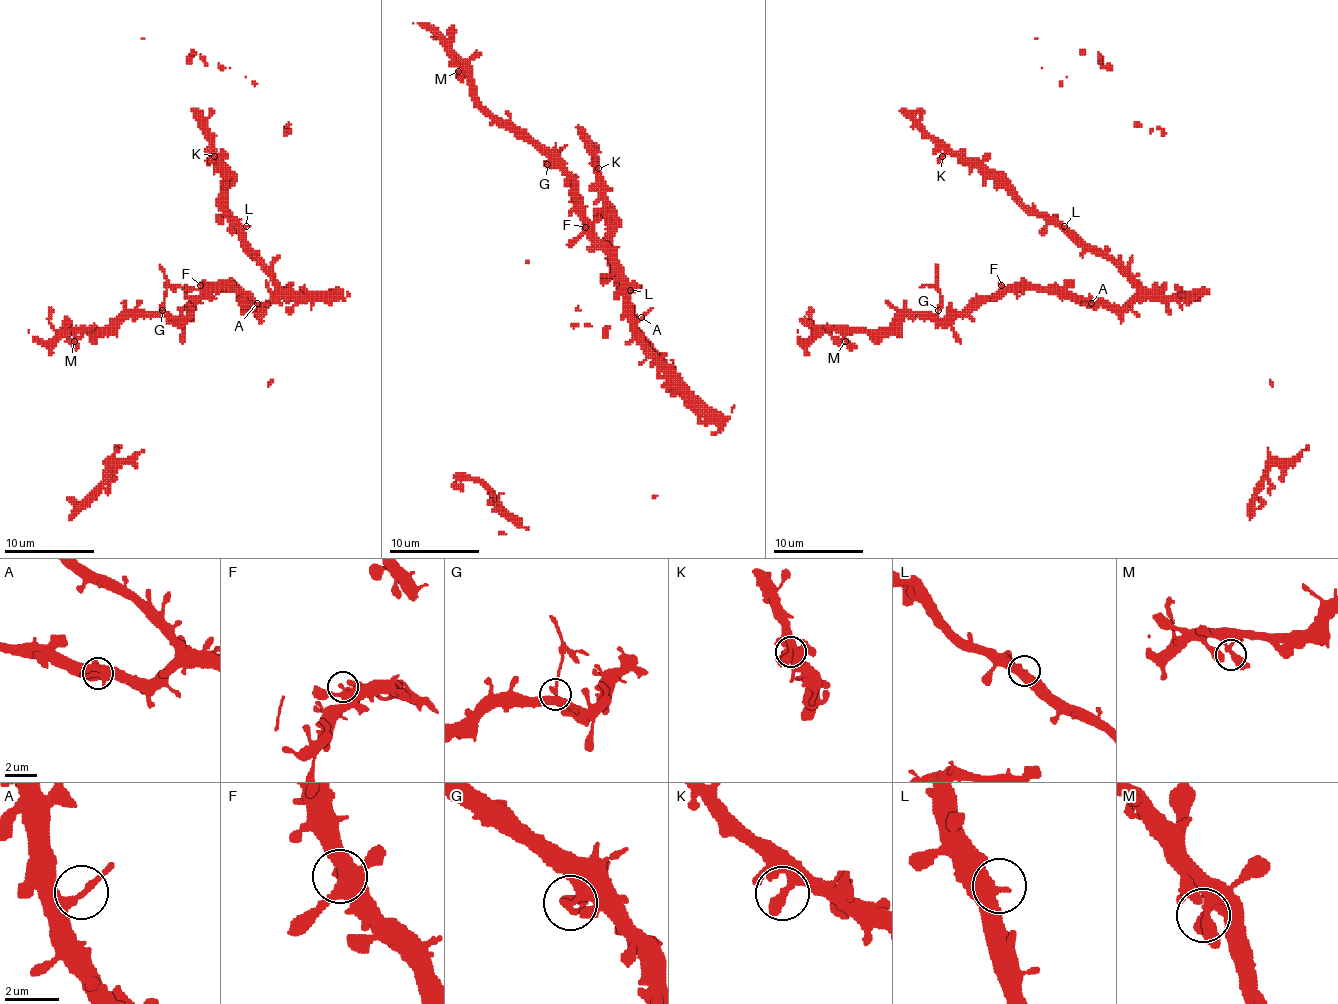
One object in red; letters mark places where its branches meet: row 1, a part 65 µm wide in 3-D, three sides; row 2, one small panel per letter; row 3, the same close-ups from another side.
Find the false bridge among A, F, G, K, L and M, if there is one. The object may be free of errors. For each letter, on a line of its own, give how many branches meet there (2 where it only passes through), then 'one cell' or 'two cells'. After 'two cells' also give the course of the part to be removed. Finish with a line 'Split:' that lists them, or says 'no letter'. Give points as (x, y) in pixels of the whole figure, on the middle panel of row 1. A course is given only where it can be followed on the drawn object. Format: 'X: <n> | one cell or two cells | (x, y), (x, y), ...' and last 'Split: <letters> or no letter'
A: 2 | one cell
F: 2 | one cell
G: 2 | two cells
K: 2 | one cell
L: 2 | one cell
M: 2 | one cell
Split: G

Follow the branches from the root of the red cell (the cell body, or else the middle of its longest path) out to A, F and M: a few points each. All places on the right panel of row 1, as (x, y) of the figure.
A: (1134, 296), (1123, 307), (1091, 303)
F: (1134, 296), (1123, 307), (1110, 307), (1039, 289), (1001, 285)
M: (1134, 296), (1123, 307), (1110, 307), (1012, 289), (942, 319), (902, 316), (888, 328), (852, 330), (845, 341)

